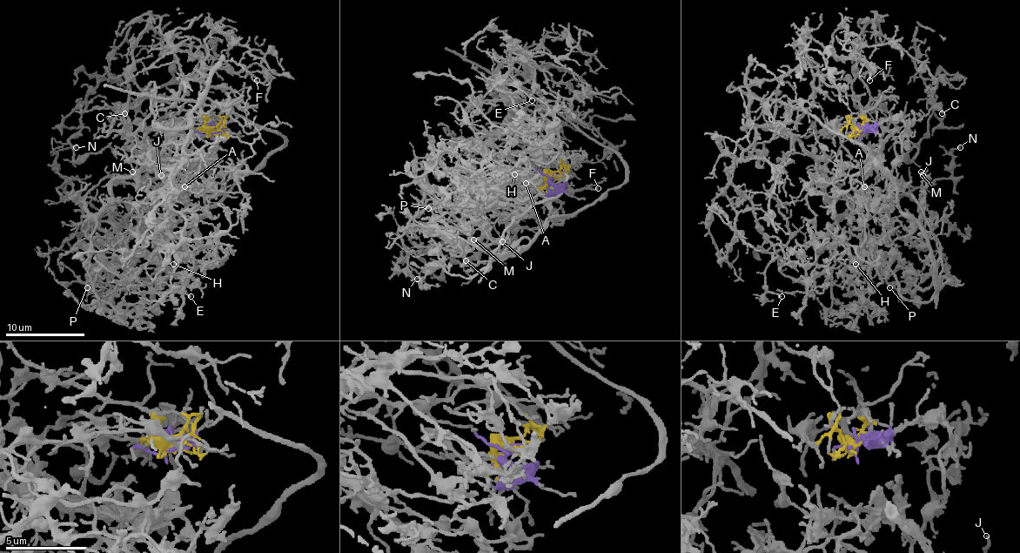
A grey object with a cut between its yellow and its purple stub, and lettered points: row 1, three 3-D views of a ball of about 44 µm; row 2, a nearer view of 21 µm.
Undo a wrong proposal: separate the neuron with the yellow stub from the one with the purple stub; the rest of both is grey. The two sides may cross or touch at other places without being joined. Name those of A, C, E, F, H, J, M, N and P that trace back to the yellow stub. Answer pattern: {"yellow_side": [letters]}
{"yellow_side": ["C", "E", "F", "N"]}

